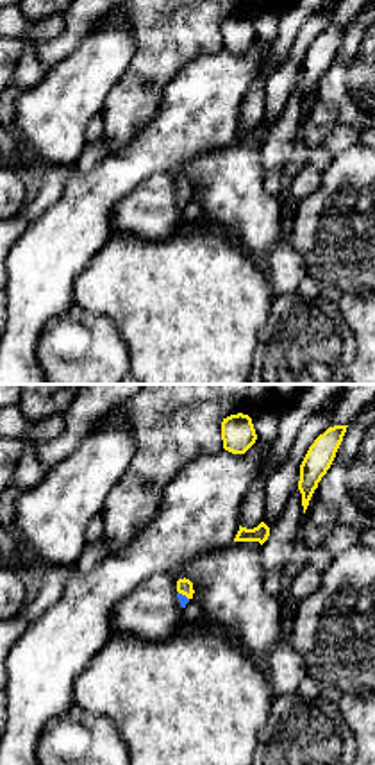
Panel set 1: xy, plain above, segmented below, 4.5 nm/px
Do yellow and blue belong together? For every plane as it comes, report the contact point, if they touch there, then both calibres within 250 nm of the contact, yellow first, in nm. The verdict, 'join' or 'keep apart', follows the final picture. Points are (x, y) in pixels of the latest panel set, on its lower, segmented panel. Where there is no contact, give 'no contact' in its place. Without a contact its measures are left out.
contact (184, 594); calibres 70 and 50 nm

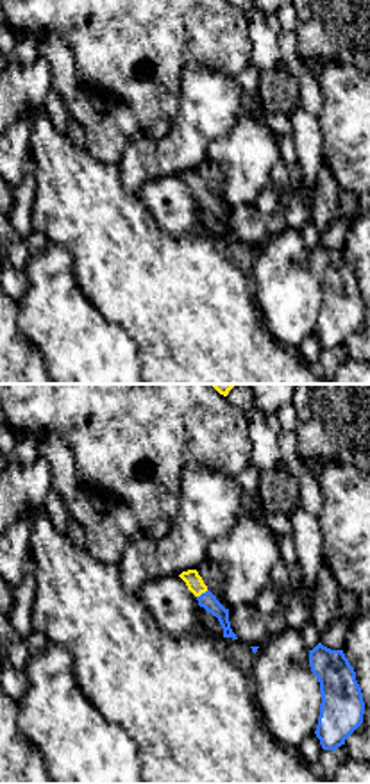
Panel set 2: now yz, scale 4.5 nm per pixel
contact (202, 592); calibres 80 and 80 nm

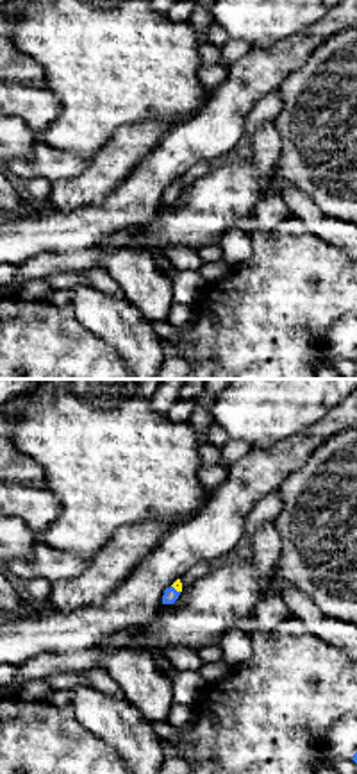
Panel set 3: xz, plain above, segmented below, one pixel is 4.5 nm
contact (175, 588); calibres 50 and 70 nm

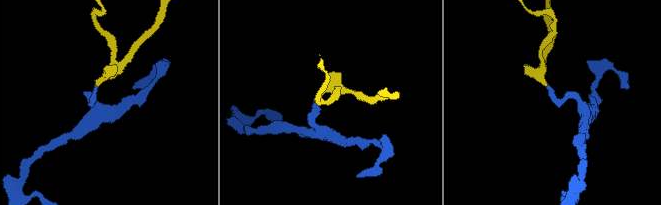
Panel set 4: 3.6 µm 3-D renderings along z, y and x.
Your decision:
join

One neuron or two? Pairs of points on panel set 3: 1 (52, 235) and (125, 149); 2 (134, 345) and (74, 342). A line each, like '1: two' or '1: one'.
1: two
2: two

